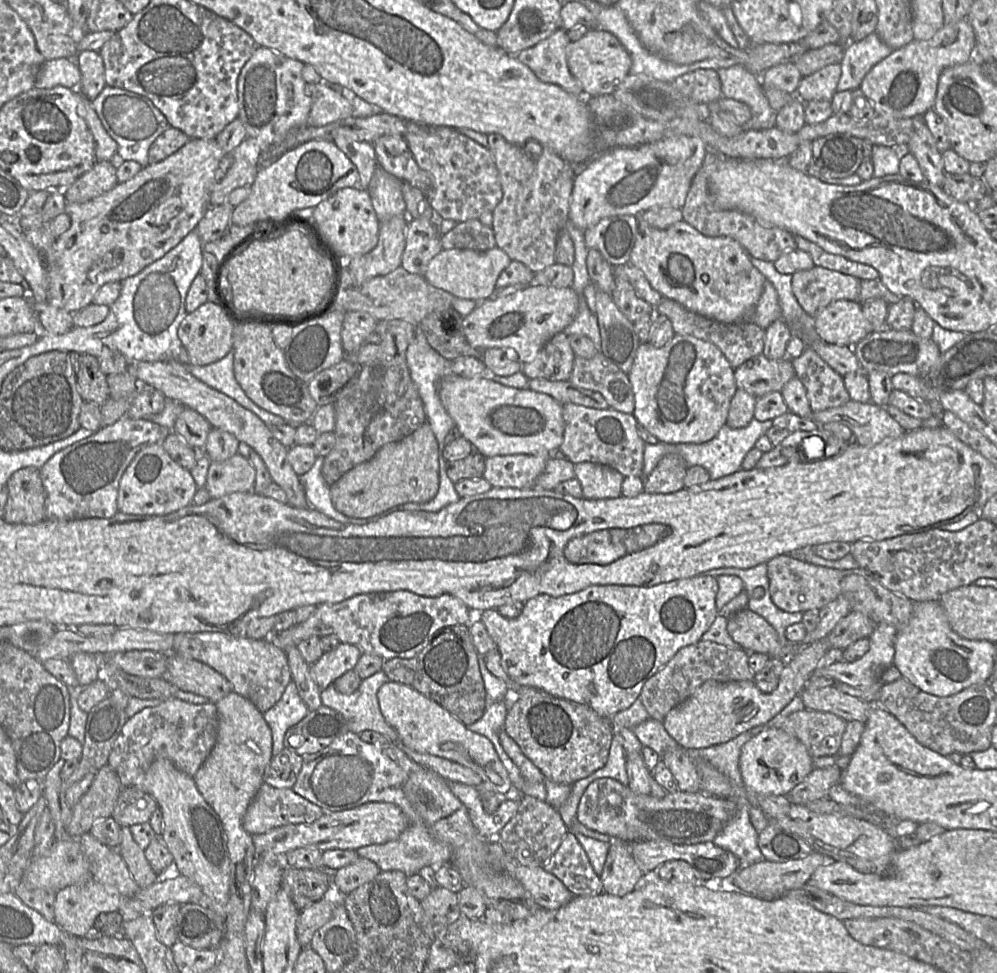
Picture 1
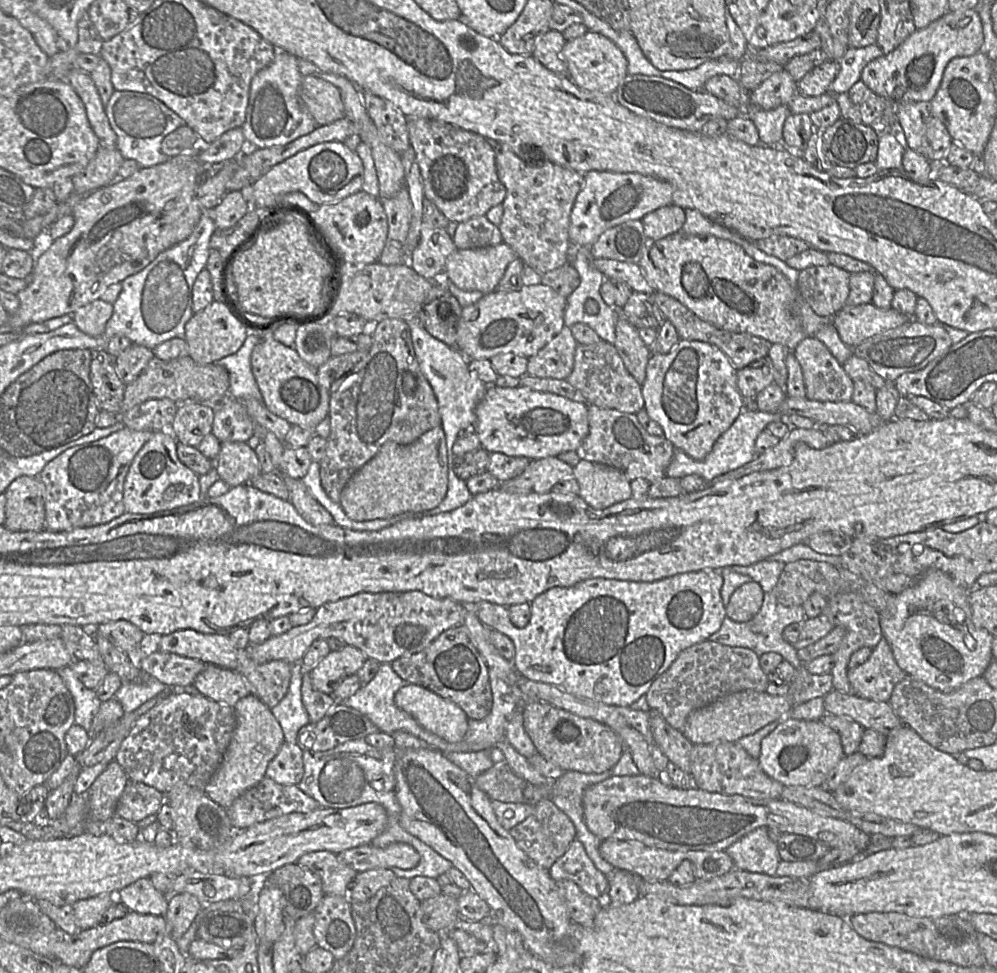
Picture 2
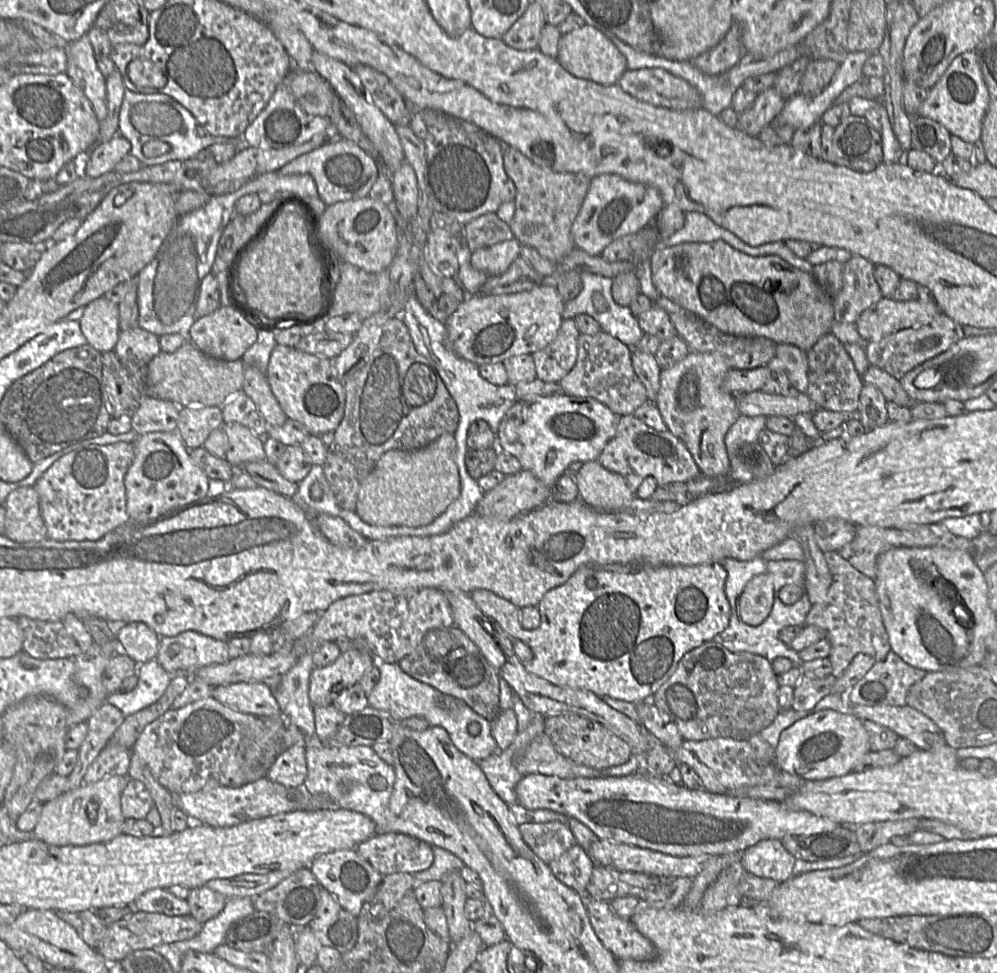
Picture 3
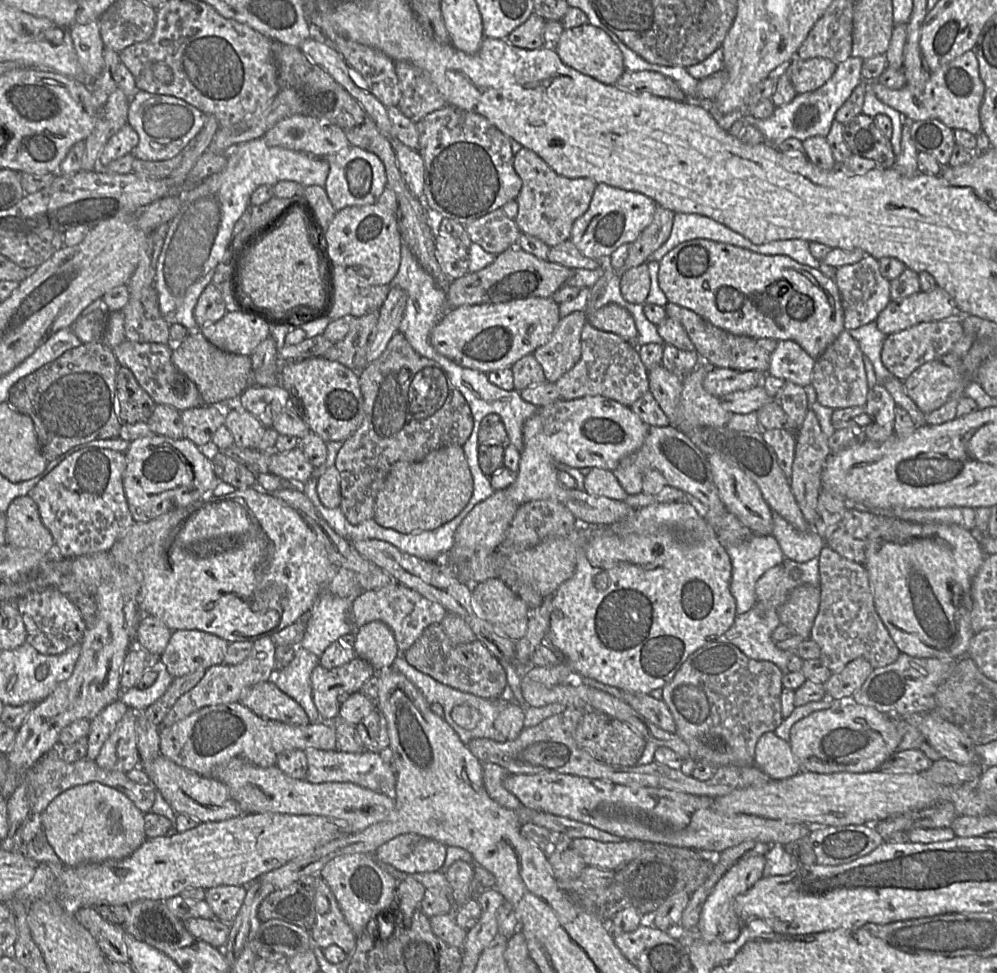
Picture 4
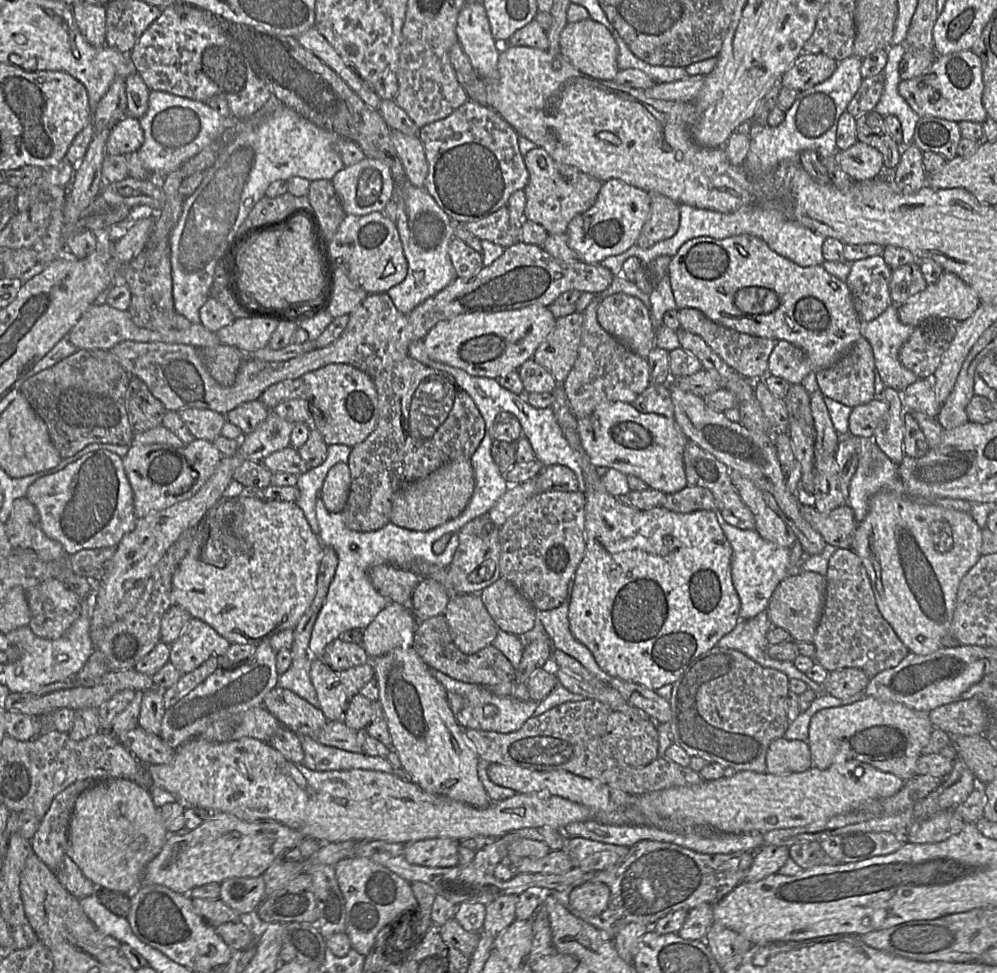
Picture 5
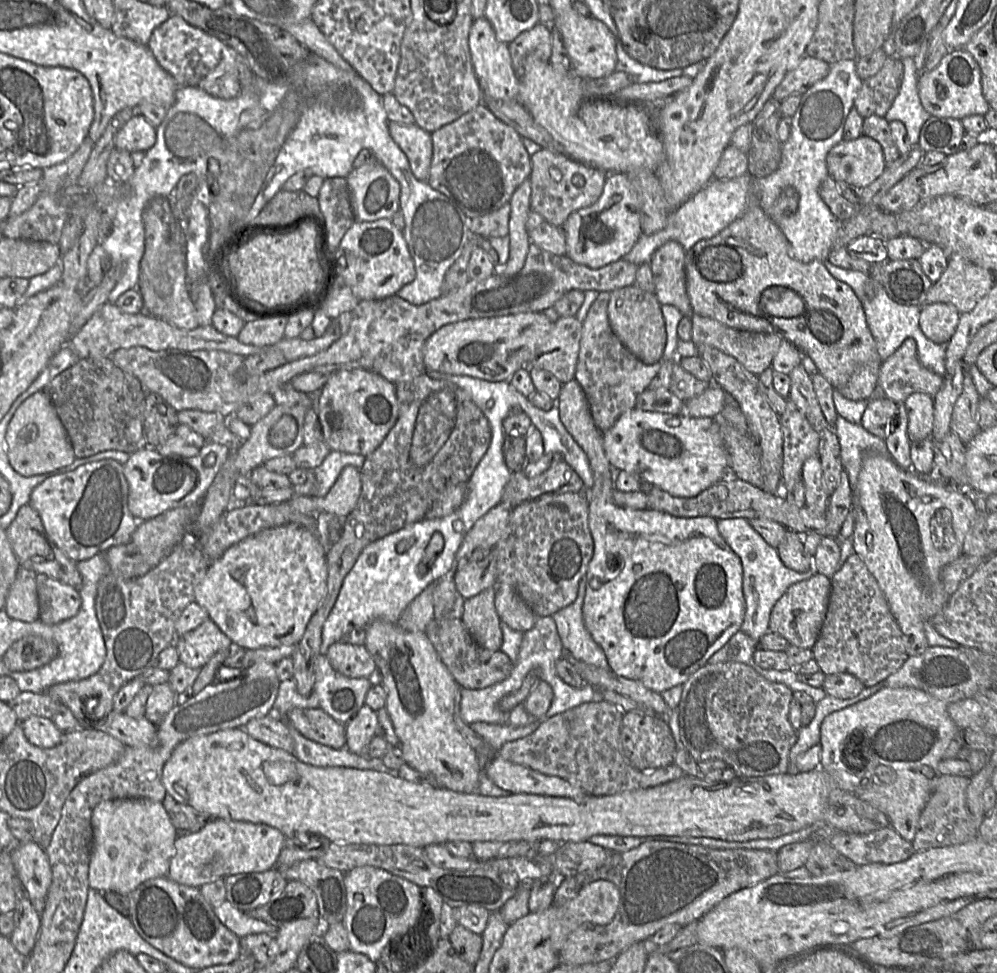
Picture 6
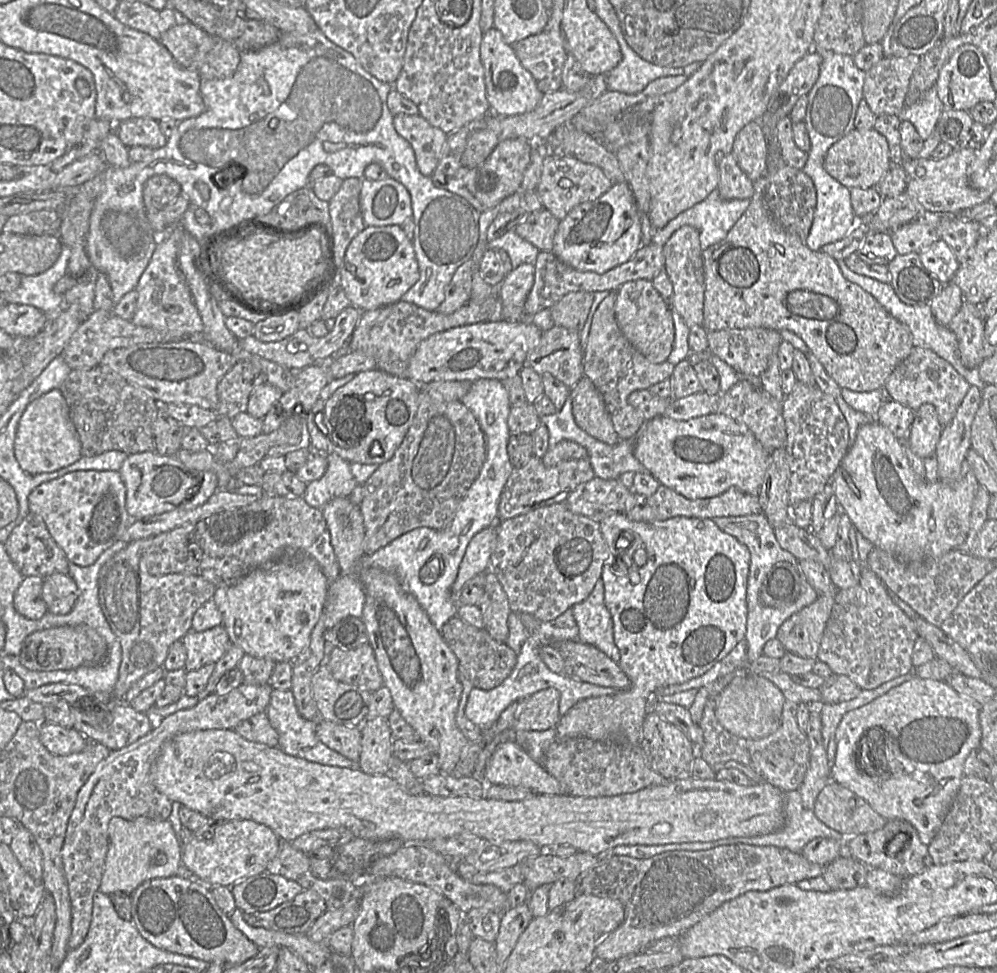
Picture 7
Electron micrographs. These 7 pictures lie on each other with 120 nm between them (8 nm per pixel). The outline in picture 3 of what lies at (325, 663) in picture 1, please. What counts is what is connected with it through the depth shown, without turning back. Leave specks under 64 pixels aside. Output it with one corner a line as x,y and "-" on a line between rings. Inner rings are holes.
356,647
341,653
331,664
314,667
310,675
309,699
312,706
333,704
338,693
360,681
375,664
371,653

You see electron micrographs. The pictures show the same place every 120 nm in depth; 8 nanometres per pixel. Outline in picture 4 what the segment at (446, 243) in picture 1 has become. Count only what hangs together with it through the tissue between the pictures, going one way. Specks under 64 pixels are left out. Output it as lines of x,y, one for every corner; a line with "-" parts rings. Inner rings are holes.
502,209
490,212
464,226
473,243
494,255
517,247
521,234
515,221
508,218

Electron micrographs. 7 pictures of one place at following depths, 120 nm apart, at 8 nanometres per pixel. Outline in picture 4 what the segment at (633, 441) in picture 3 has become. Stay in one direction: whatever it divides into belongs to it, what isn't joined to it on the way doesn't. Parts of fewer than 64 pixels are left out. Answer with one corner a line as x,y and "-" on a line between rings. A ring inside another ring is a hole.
672,426
650,427
641,447
624,457
612,473
628,495
637,495
642,493
645,471
652,469
664,476
667,485
680,489
687,497
694,497
707,509
717,514
728,512
714,484
707,455
678,429

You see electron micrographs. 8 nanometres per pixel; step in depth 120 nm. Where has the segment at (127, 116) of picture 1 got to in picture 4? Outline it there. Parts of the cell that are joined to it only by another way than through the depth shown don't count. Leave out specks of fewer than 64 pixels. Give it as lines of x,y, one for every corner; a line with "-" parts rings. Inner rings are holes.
139,91
129,101
129,124
138,134
138,145
132,153
135,158
145,161
164,161
176,157
202,130
207,115
184,100
171,96

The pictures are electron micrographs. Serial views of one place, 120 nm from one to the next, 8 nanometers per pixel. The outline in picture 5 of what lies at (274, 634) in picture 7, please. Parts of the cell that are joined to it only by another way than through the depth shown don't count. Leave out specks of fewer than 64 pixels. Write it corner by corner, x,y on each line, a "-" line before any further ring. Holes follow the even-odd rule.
244,490
239,497
224,499
209,512
207,537
205,540
193,541
186,556
173,575
171,601
173,606
181,606
188,611
192,618
207,623
231,644
251,644
256,646
263,641
268,641
271,636
282,630
294,629
304,615
316,594
317,577
323,549
324,546
320,542
318,535
312,531
296,502
265,500

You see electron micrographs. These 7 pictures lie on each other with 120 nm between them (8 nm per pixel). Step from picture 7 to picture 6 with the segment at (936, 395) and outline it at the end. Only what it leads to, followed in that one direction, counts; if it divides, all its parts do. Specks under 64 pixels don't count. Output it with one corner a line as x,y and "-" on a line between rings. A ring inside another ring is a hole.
906,339
882,362
878,384
886,398
904,403
913,393
925,393
934,398
943,385
943,376
924,367
918,359
915,340

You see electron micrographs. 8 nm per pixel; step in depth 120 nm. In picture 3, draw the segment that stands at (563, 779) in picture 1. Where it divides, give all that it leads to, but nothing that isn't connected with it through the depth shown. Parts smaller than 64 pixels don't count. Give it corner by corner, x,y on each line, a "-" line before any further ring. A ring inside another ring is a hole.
558,714
546,716
543,733
550,738
558,753
577,764
598,771
625,764
633,755
631,747
623,739
601,723
579,715

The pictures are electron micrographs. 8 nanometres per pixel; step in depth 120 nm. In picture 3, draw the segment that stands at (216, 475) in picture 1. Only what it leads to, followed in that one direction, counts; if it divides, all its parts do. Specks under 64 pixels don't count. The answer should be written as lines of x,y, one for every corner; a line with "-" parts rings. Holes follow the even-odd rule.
227,423
221,427
226,435
228,447
225,460
234,468
246,463
266,460
263,439
249,428
238,423

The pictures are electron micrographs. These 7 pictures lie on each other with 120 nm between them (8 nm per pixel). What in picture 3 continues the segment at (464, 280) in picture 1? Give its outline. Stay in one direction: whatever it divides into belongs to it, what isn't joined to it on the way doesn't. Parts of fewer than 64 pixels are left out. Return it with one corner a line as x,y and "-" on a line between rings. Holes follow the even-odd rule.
513,238
472,252
470,263
488,277
497,276
508,269
519,252
520,243

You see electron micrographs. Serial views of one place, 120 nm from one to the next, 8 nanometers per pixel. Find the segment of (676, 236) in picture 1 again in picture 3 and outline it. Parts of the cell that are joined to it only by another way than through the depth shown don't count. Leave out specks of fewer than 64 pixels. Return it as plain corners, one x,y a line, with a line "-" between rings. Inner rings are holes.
722,240
684,242
654,249
650,256
652,282
660,295
697,315
719,331
738,337
766,337
776,344
791,344
805,353
834,323
834,300
817,283
811,273
804,272
777,255
749,256

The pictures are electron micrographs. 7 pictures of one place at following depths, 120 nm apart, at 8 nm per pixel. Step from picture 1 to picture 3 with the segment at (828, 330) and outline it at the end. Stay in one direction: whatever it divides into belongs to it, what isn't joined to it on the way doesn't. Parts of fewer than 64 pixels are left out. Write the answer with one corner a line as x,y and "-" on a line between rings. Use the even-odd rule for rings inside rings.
882,298
862,312
855,325
866,342
873,342
900,330
929,323
940,313
935,301
923,303
915,299
901,302

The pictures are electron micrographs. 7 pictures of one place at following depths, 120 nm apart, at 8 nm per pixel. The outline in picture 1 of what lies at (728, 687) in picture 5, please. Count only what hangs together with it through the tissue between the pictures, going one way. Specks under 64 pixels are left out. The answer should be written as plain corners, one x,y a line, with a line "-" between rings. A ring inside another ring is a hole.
700,639
679,649
665,666
645,682
638,698
649,716
662,722
672,708
685,701
707,680
754,681
755,673
748,664
749,654
743,649
732,649
723,644

